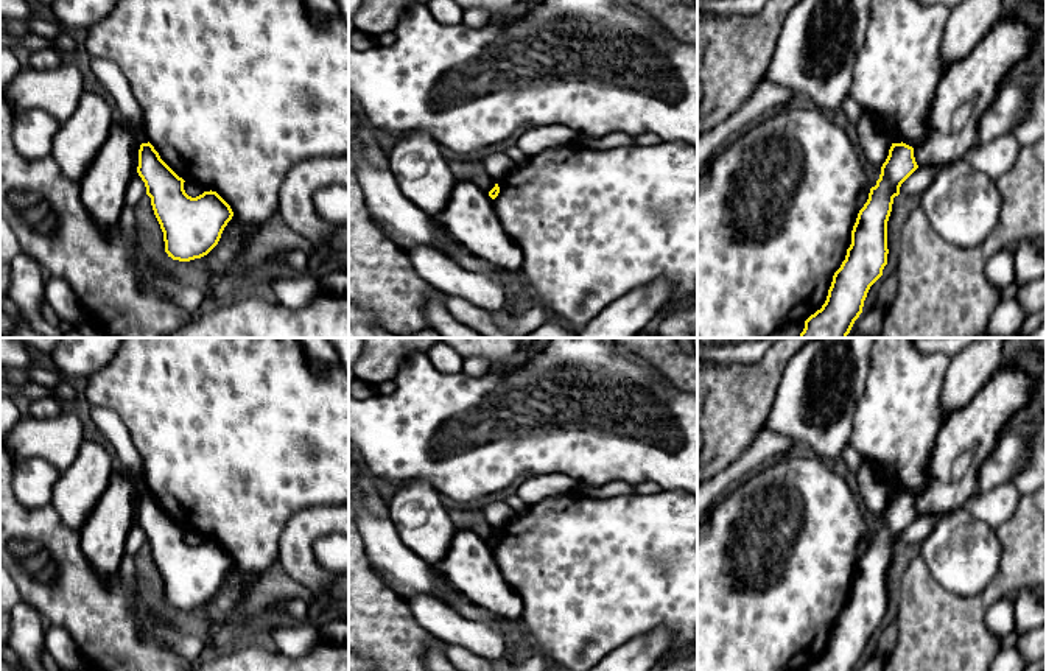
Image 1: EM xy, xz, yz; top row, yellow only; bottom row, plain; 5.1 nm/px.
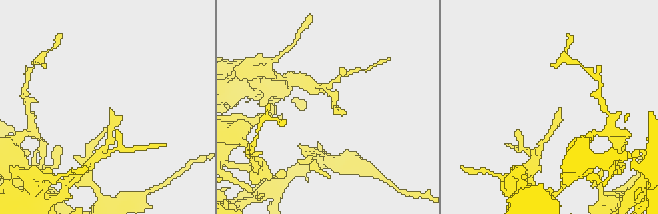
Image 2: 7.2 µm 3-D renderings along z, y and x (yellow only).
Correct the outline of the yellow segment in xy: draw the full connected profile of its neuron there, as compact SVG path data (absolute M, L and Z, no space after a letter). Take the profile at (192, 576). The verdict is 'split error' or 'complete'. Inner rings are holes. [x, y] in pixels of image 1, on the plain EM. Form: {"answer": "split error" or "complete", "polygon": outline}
{"answer": "complete", "polygon": "M149 490L140 494L137 522L151 546L168 606L190 610L207 604L233 565L230 554L212 539L188 545L185 529L160 508Z"}

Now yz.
{"answer": "complete", "polygon": "M903 490L892 492L879 528L858 562L851 593L833 624L827 649L805 671L855 671L859 666L870 635L887 613L887 570L893 546L917 517L914 497Z"}

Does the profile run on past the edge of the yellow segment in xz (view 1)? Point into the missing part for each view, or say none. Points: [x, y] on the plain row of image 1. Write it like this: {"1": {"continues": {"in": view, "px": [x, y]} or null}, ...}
{"1": {"continues": null}}

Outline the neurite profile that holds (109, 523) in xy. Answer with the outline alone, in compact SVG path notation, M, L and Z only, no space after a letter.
M125 469L112 473L107 489L79 531L81 550L103 579L118 574L135 517L135 490L132 473Z

